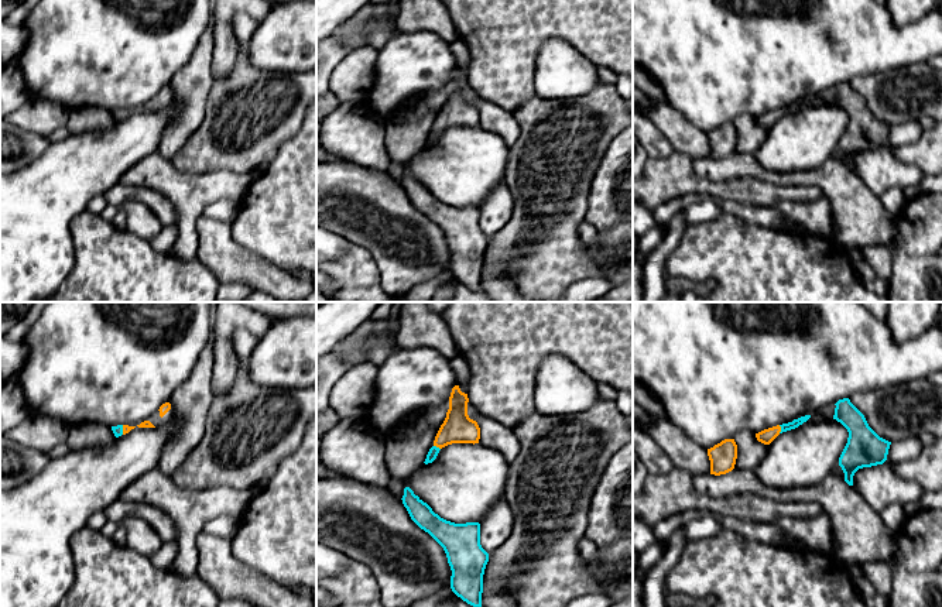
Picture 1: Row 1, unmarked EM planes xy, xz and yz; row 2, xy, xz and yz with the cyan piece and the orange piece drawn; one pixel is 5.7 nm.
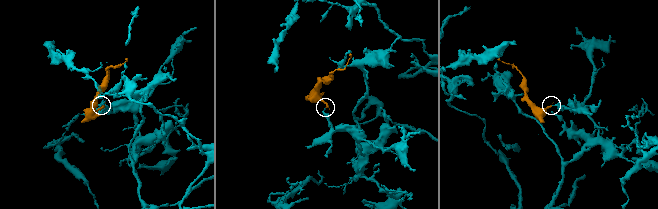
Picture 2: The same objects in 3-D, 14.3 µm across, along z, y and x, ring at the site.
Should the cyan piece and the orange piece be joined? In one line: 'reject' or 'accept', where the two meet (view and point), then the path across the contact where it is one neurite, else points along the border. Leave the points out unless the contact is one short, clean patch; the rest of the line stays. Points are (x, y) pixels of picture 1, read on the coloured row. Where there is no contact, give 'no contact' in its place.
accept; contact yz (781, 429); way yz (791, 425), (781, 429), (766, 436)

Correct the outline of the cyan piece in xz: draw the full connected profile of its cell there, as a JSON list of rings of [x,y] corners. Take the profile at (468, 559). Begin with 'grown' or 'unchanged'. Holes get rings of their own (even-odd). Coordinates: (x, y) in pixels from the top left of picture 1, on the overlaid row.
unchanged | [[[410,487],[404,488],[401,500],[411,519],[443,548],[452,570],[452,591],[467,604],[482,607],[489,553],[480,545],[480,524],[455,524],[441,518]]]

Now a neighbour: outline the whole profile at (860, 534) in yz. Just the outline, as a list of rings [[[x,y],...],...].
[[[737,470],[720,476],[700,474],[693,479],[695,488],[708,497],[732,497],[734,494],[754,494],[777,501],[818,503],[832,519],[833,552],[849,566],[866,562],[890,563],[897,556],[894,527],[884,522],[881,514],[873,511],[860,494],[835,471],[829,473],[822,483],[801,488],[770,488],[754,474],[754,470]]]

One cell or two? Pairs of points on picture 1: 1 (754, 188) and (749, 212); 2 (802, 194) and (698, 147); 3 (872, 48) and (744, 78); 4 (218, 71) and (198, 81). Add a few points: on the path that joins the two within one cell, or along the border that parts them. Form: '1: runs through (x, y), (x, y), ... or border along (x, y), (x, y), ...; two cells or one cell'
1: border along (719, 199), (773, 208); two cells
2: border along (674, 150), (688, 154), (694, 160); two cells
3: runs through (841, 48), (776, 48); one cell
4: border along (212, 40), (212, 75), (215, 78); two cells

